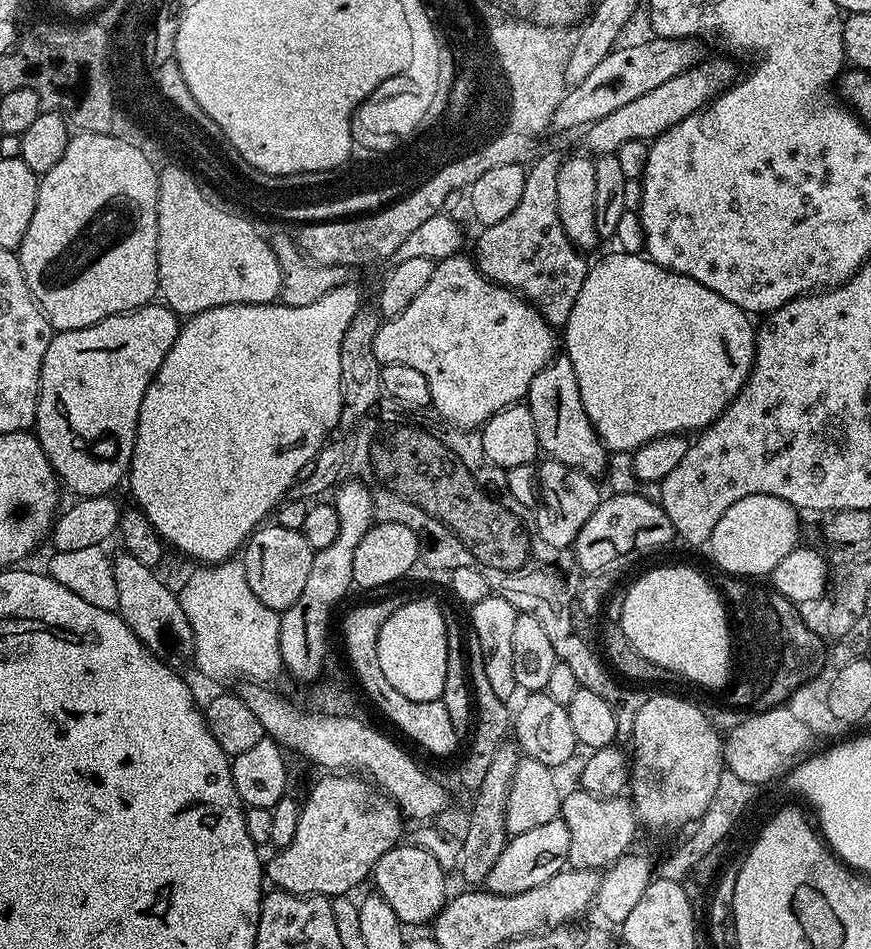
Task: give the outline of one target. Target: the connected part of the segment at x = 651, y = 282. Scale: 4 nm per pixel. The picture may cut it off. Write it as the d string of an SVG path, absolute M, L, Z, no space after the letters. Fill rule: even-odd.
M614 250L609 256L601 258L588 269L582 282L582 290L578 294L578 302L568 315L568 321L562 326L562 348L574 366L574 374L578 382L578 394L582 394L582 406L609 453L630 452L641 448L659 436L675 436L677 434L696 434L709 428L730 406L730 402L740 393L742 386L748 381L748 375L756 353L756 328L752 324L753 317L743 312L734 302L726 302L722 294L714 294L702 282L694 282L694 278L686 278L686 274L671 272L668 268L658 266L647 255Z

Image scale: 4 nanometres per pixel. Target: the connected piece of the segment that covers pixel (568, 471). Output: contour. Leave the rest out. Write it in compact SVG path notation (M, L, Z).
M551 458L539 461L536 469L536 481L540 487L538 503L534 509L536 530L544 542L550 542L557 550L571 549L578 538L578 530L586 526L590 514L600 504L602 493L593 477L579 472L574 466L566 466L566 462L558 462Z

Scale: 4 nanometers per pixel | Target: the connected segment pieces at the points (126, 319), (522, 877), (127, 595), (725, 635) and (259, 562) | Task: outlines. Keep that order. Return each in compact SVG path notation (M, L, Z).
M153 302L136 308L132 312L123 312L121 316L111 316L94 326L86 326L78 330L69 332L56 332L52 337L50 346L46 350L46 358L42 358L40 367L40 397L36 407L36 423L34 425L34 435L40 441L42 450L50 462L50 466L55 470L59 483L65 489L68 488L80 498L104 498L116 483L123 481L127 477L128 469L132 466L132 455L134 454L134 442L136 441L136 431L138 430L138 418L142 410L142 398L146 398L146 390L154 378L154 374L162 366L166 354L174 346L174 342L180 333L181 321L171 308L160 302Z
M562 819L551 820L533 830L515 833L505 844L494 870L490 870L486 881L487 891L499 896L525 893L549 881L554 874L564 870L568 864L570 850L570 832Z
M125 550L119 554L120 557L112 560L112 569L114 570L114 586L118 586L120 617L159 660L171 664L177 670L183 669L184 660L191 661L194 653L190 622L182 610L179 595L175 591L171 592L155 576L156 572L151 567L138 562Z
M652 568L632 585L628 584L626 589L619 626L642 658L650 658L650 662L662 666L669 674L676 675L677 672L704 688L720 688L730 680L734 645L726 605L713 581L711 584L702 573L692 568Z
M275 522L257 528L242 549L242 559L246 582L250 582L250 590L254 590L258 602L281 614L294 606L294 602L298 602L298 594L302 594L306 586L313 555L314 549L308 545L301 531L286 530Z

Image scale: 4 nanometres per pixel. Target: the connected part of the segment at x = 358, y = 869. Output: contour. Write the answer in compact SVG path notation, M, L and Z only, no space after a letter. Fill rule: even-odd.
M324 774L324 777L308 792L300 804L298 831L290 846L279 849L276 857L266 864L266 880L273 889L292 892L296 896L326 896L329 898L348 896L365 879L371 877L378 858L401 843L405 817L400 807L389 796L364 788L365 781L356 774Z

